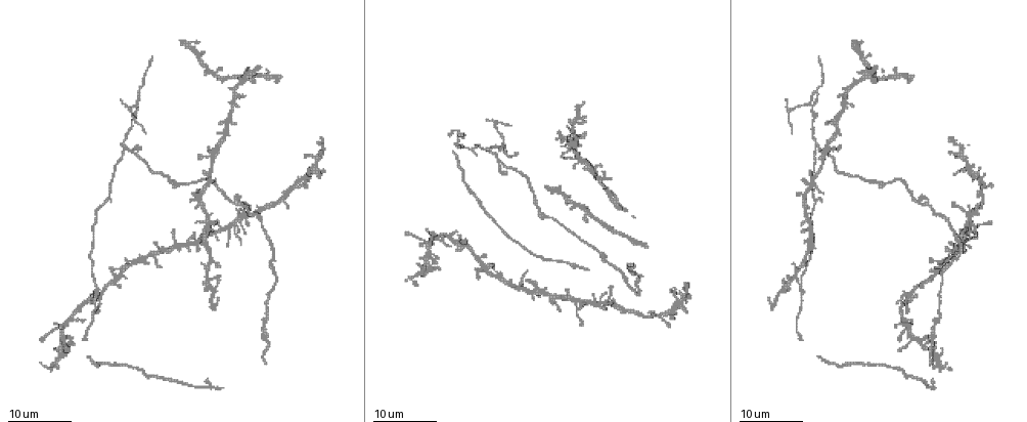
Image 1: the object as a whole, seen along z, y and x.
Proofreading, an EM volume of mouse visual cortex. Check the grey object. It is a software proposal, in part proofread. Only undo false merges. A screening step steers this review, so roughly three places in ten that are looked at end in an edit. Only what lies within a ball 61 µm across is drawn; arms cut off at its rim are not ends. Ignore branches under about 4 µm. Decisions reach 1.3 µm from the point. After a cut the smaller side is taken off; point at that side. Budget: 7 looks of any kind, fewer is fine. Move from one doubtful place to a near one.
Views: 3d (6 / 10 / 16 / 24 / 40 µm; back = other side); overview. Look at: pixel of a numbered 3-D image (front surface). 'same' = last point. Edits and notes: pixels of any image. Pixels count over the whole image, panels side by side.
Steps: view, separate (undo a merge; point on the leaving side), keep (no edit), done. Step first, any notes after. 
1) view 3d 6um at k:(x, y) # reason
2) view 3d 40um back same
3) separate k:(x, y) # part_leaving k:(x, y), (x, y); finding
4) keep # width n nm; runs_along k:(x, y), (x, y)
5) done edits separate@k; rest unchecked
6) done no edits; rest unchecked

view 3d 24um at 1:(577, 302) # four-way junction

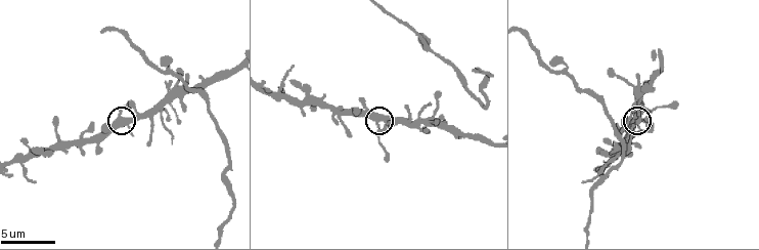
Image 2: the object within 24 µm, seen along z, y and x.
view 3d 10um at 2:(119, 119)

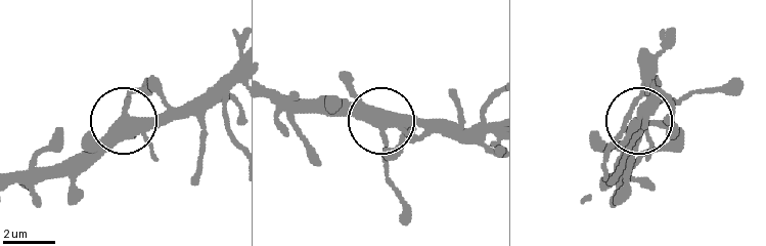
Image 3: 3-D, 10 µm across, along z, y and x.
view 3d 6um at 3:(124, 116) # closer look

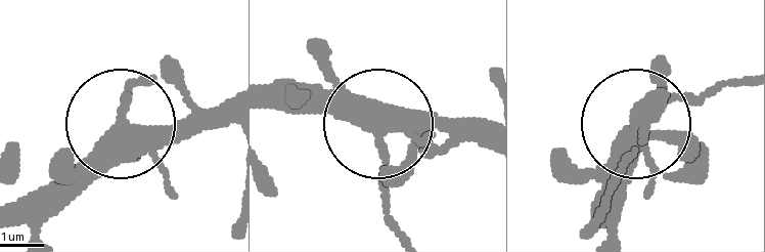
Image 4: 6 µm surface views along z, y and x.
keep # arms 4; one cell here

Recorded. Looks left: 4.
view 3d 16um at 1:(910, 328)

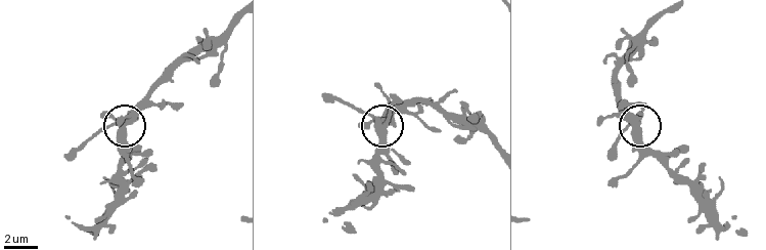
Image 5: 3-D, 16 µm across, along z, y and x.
view 3d 10um at 5:(638, 129)

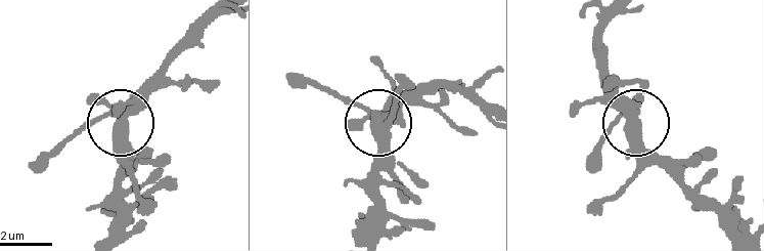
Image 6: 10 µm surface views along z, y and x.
keep # arms 4; runs_along 6:(221, 15), (129, 115), (89, 121), (72, 132); continuous, no second cell

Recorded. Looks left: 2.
done no edits; rest unchecked

